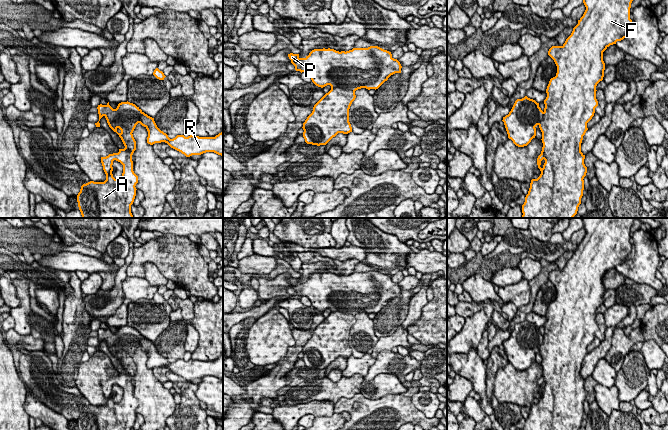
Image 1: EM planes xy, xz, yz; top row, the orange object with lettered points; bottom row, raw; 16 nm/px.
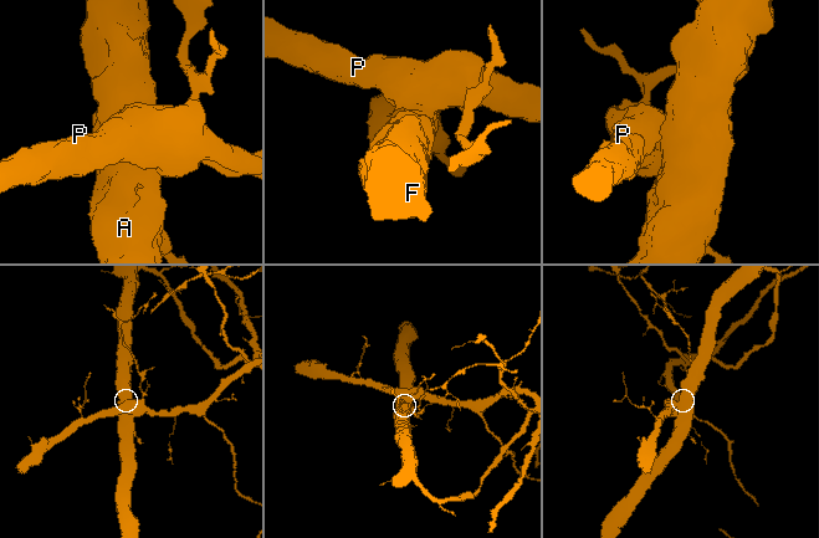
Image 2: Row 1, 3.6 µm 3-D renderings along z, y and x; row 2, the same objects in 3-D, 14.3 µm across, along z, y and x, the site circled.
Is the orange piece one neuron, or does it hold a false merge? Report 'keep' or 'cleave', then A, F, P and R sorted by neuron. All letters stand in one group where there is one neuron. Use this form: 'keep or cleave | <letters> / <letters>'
cleave | A F / P R

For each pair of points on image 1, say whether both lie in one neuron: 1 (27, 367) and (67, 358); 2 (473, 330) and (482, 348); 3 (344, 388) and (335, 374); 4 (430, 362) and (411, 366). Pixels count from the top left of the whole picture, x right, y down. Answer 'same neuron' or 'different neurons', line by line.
1: different neurons
2: different neurons
3: different neurons
4: different neurons

